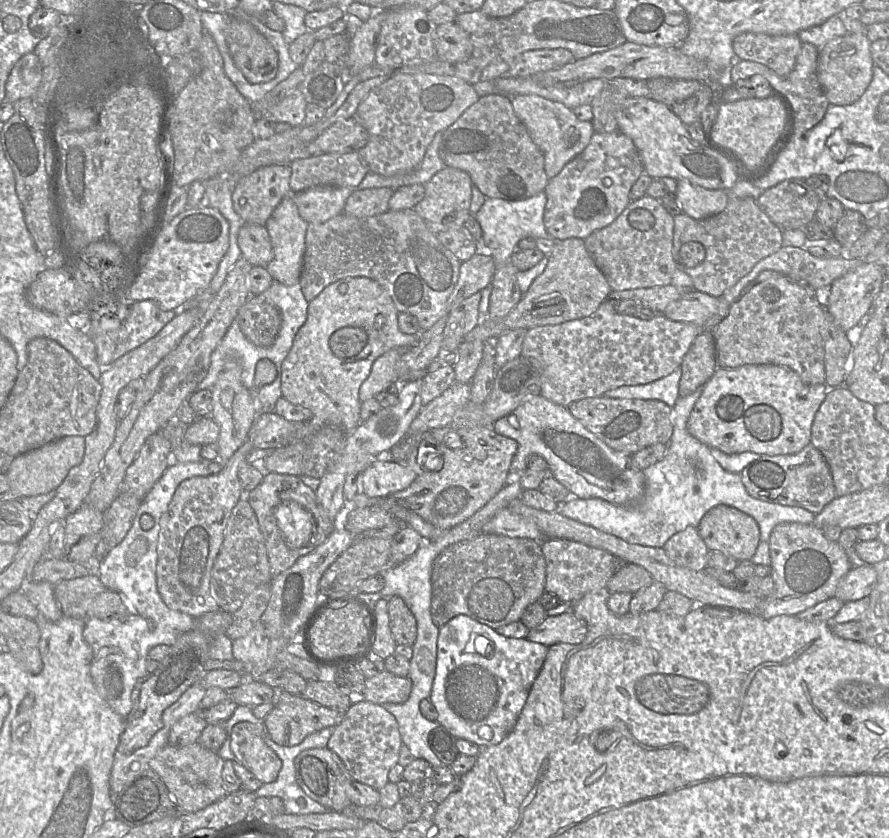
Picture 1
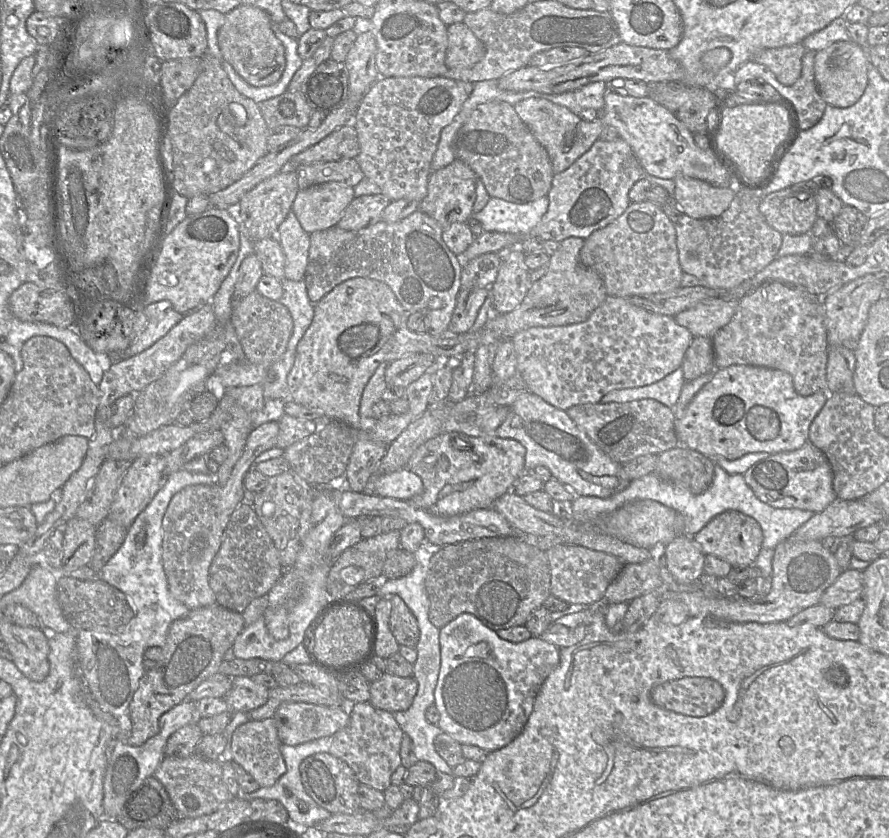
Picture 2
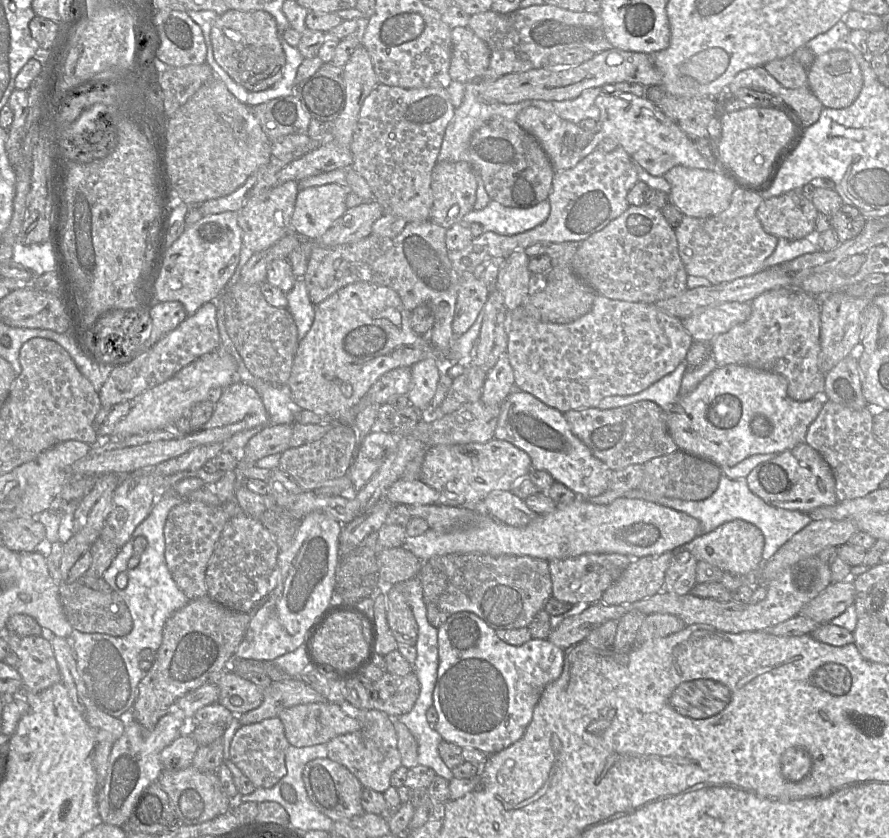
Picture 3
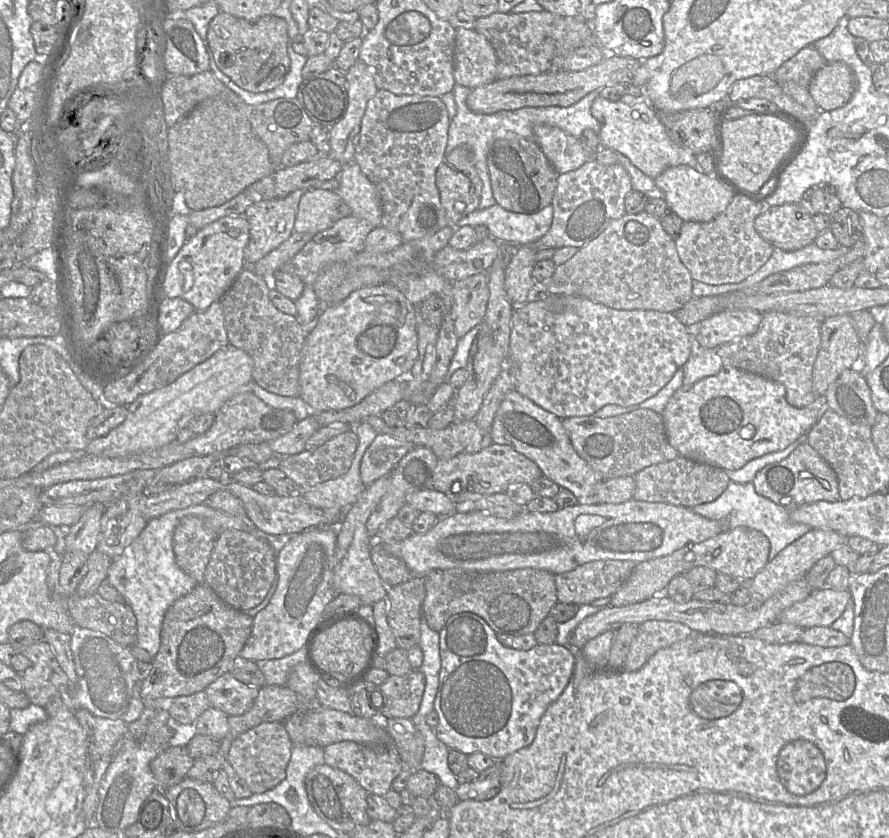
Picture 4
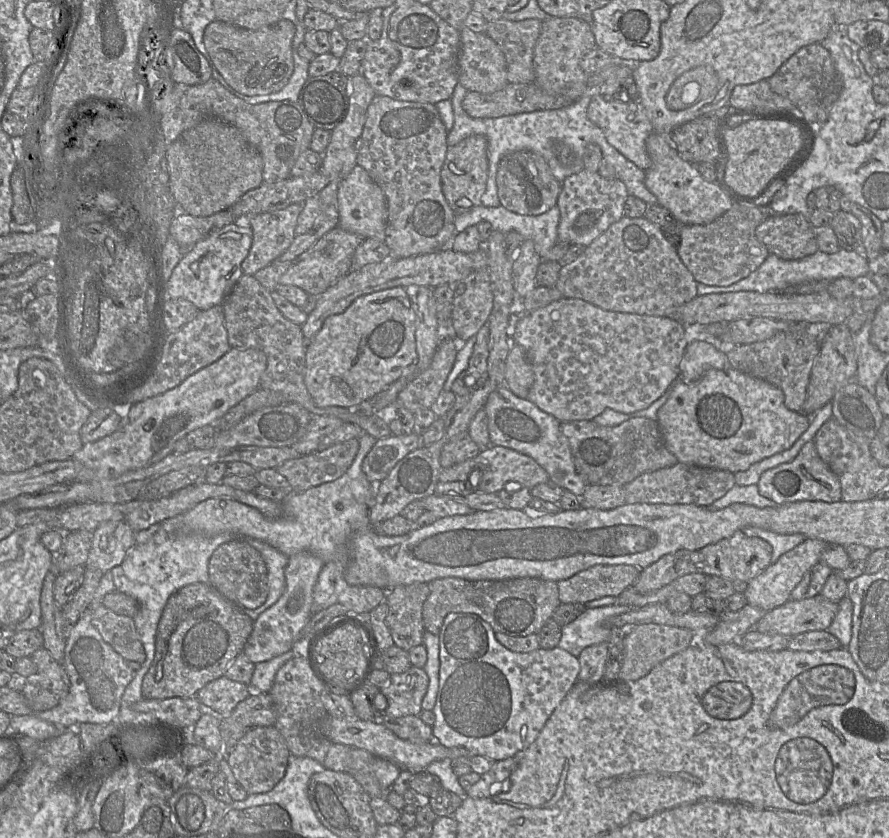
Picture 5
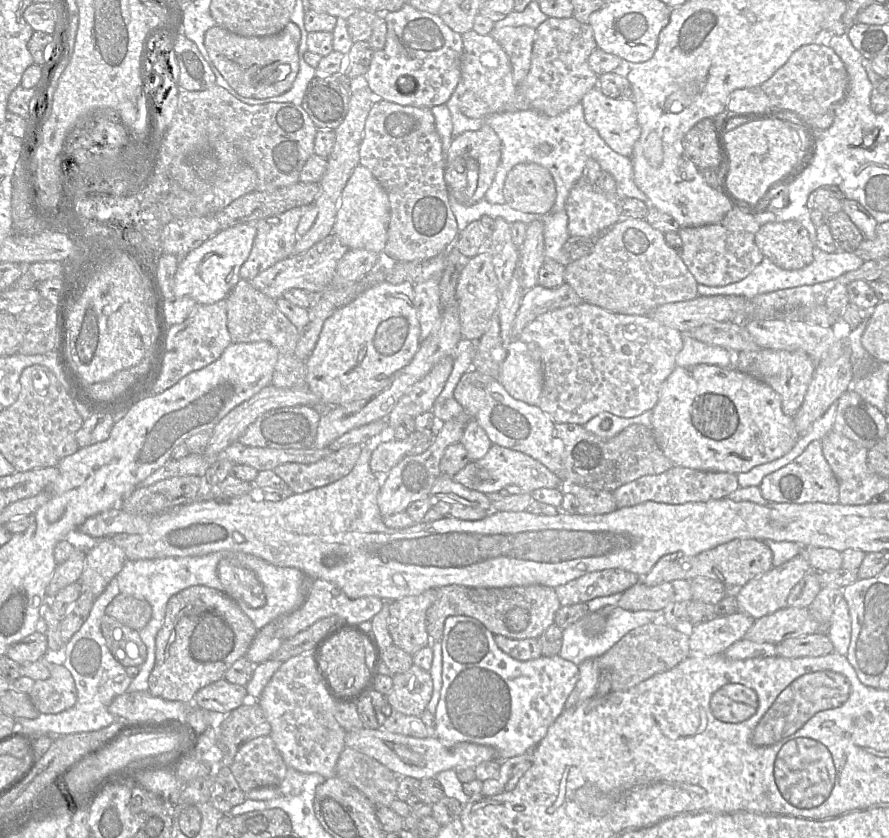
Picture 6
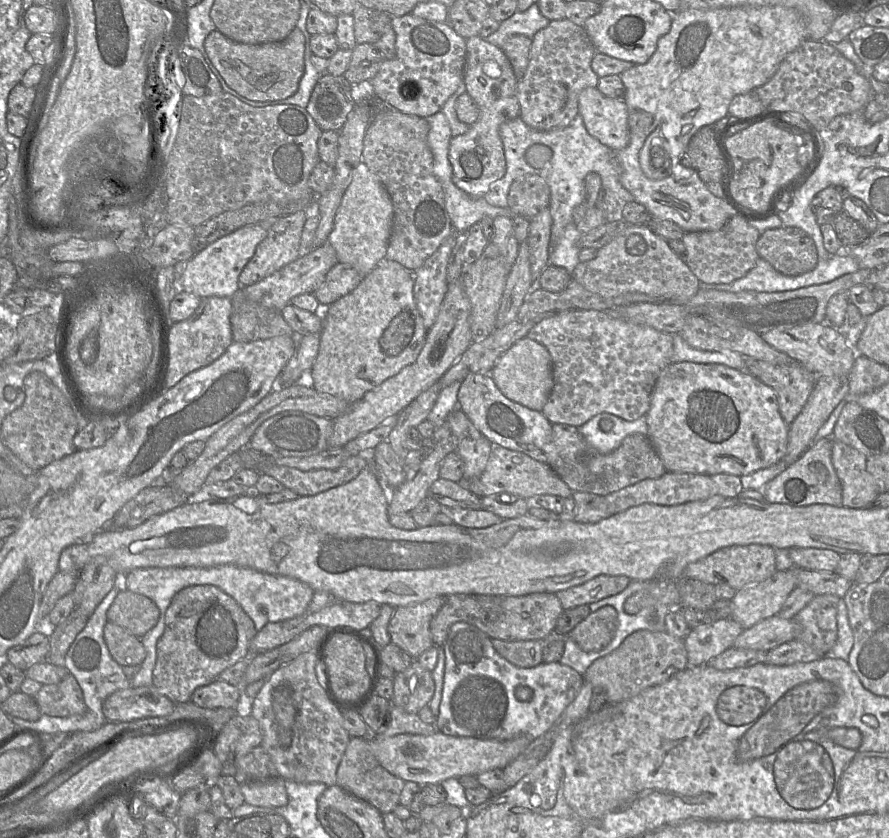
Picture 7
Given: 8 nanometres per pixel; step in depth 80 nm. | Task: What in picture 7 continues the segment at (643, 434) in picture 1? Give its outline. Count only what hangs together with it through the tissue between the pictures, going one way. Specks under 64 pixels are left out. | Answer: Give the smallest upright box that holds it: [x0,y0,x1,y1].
[548,424,667,496]

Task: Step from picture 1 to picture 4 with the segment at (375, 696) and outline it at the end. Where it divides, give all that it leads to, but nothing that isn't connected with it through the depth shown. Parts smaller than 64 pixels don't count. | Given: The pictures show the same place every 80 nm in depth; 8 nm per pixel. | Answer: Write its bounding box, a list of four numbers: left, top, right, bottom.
[377,669,425,719]

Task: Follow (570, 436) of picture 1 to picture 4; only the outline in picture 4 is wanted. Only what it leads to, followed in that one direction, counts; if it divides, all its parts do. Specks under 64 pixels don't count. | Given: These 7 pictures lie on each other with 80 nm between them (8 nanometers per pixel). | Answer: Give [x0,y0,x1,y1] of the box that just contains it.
[491,389,602,501]

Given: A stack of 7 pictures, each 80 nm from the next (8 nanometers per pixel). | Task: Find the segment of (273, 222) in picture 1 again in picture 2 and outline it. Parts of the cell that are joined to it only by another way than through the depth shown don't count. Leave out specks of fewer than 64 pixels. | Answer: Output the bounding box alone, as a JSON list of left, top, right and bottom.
[276,212,309,280]

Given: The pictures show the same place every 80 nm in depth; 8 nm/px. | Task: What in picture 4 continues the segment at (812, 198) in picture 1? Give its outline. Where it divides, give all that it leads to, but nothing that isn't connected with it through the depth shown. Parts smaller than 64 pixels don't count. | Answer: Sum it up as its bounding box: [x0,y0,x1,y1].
[754,203,819,251]

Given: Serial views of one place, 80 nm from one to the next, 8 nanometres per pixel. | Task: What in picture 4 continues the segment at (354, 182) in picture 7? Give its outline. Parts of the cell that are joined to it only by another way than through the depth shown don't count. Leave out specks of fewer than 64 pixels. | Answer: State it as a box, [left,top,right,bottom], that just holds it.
[337,163,382,228]

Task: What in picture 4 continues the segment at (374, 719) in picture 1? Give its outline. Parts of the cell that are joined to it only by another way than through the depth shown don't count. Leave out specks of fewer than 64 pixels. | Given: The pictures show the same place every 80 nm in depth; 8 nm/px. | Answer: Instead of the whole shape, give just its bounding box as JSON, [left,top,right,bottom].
[323,741,403,796]

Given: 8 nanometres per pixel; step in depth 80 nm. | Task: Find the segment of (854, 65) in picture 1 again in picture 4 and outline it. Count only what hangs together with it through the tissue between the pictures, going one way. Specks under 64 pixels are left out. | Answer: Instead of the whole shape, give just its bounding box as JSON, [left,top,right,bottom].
[808,62,856,111]

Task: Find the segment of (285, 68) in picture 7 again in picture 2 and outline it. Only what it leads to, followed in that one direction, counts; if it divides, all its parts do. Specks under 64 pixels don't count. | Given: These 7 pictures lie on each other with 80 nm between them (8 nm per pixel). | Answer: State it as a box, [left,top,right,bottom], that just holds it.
[218,5,285,87]

